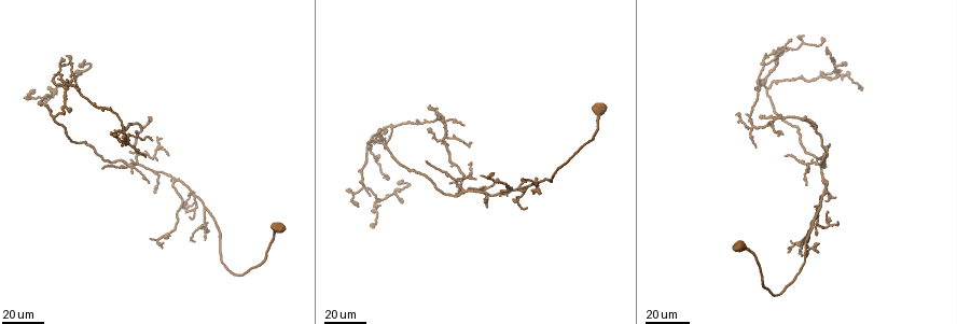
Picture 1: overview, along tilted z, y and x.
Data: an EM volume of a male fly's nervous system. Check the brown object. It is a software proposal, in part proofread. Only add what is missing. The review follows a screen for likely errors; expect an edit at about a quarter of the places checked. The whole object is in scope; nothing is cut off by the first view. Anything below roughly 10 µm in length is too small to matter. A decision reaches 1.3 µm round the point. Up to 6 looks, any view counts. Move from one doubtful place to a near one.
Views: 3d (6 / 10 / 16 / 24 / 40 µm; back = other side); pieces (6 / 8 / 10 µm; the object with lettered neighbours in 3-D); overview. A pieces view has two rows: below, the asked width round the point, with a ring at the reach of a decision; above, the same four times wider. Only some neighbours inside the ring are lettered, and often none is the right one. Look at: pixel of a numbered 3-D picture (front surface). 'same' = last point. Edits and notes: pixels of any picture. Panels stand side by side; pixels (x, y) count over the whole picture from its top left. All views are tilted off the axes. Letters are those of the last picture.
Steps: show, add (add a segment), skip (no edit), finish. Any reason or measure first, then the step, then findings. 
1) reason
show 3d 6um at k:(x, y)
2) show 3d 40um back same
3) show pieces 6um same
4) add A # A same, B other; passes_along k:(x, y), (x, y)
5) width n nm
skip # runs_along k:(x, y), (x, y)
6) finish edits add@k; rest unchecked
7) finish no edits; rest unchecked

free end
show 3d 40um at 1:(783, 155)

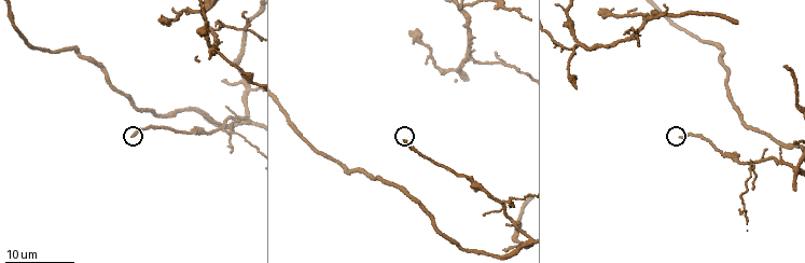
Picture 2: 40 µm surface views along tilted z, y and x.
show pieces 6um at 2:(679, 137)

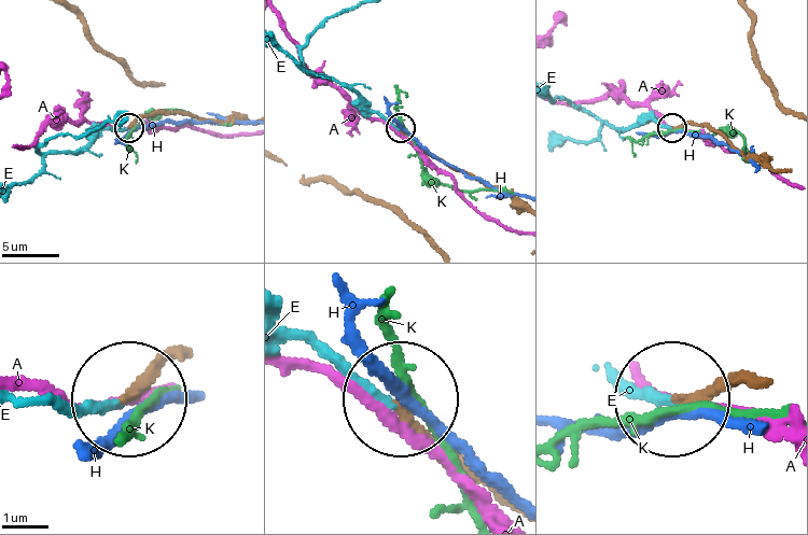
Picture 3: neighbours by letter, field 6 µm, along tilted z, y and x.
add E # A other, E same, H other, K other; it goes on there

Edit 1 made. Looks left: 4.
show overview

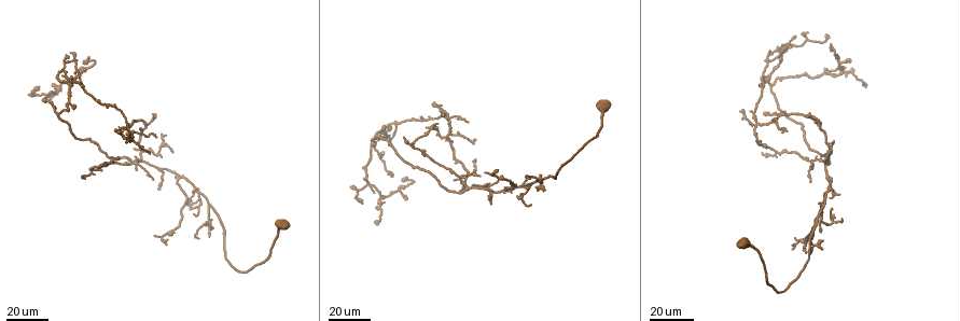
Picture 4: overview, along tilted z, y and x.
free end
show 3d 40um at 4:(388, 173)

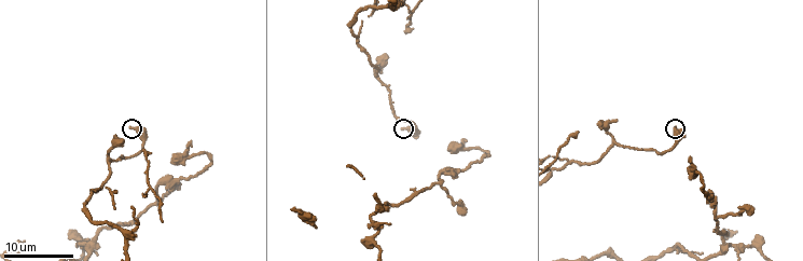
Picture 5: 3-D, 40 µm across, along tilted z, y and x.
what lies round it
show pieces 10um at 5:(403, 130)

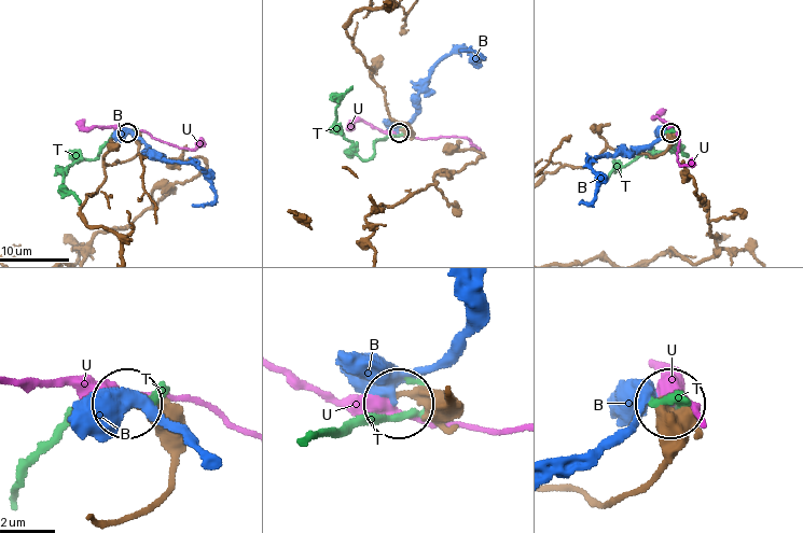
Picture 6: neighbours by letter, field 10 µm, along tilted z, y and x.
width 200 nm
skip # B other, T other, U other; runs_along 6:(364, 62), (383, 92), (390, 116), (411, 130), (398, 130); none of them fits

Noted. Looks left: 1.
finish edits add@3; rest unchecked

